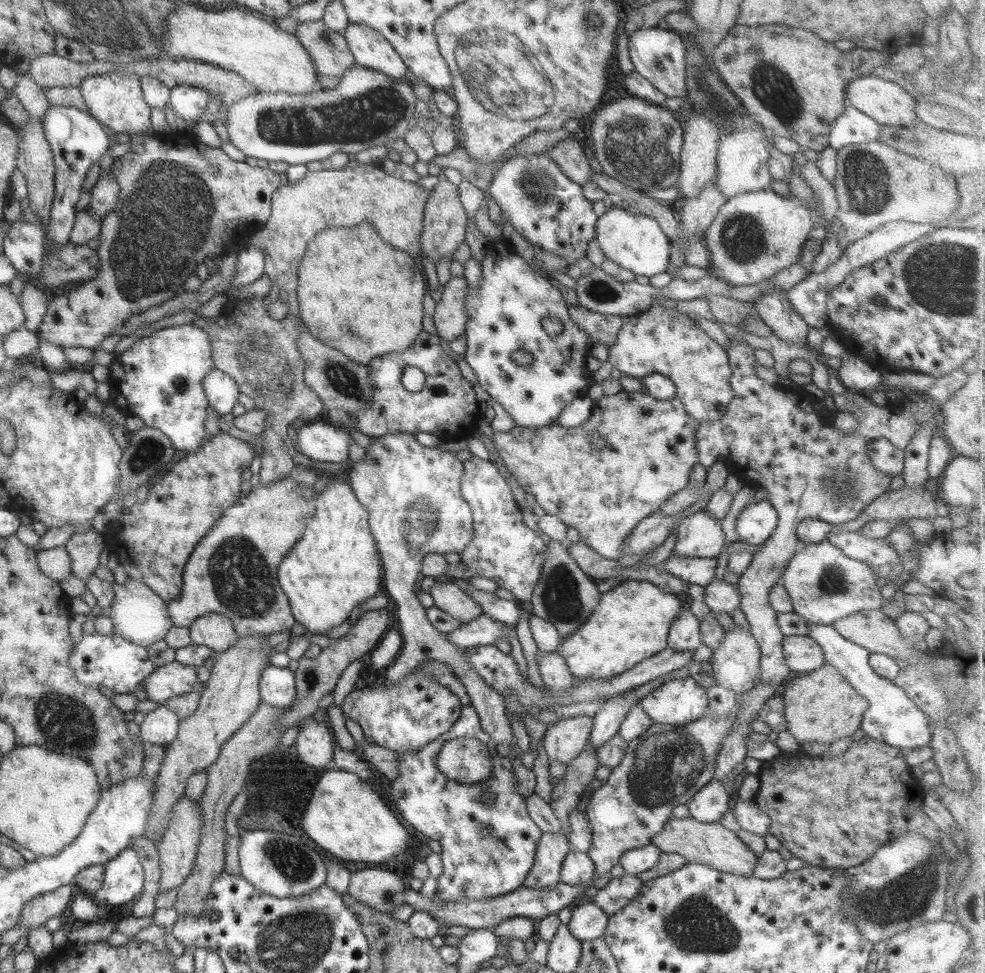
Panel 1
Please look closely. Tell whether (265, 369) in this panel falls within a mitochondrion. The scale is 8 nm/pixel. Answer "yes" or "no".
yes

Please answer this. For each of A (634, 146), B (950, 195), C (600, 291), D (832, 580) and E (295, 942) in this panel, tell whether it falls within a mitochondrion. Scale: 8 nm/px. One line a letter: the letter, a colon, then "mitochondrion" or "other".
A: mitochondrion
B: other
C: mitochondrion
D: mitochondrion
E: mitochondrion

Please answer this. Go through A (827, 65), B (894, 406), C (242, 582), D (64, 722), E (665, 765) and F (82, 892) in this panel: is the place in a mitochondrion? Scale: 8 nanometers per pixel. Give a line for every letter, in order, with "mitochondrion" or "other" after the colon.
A: other
B: other
C: mitochondrion
D: mitochondrion
E: mitochondrion
F: other

